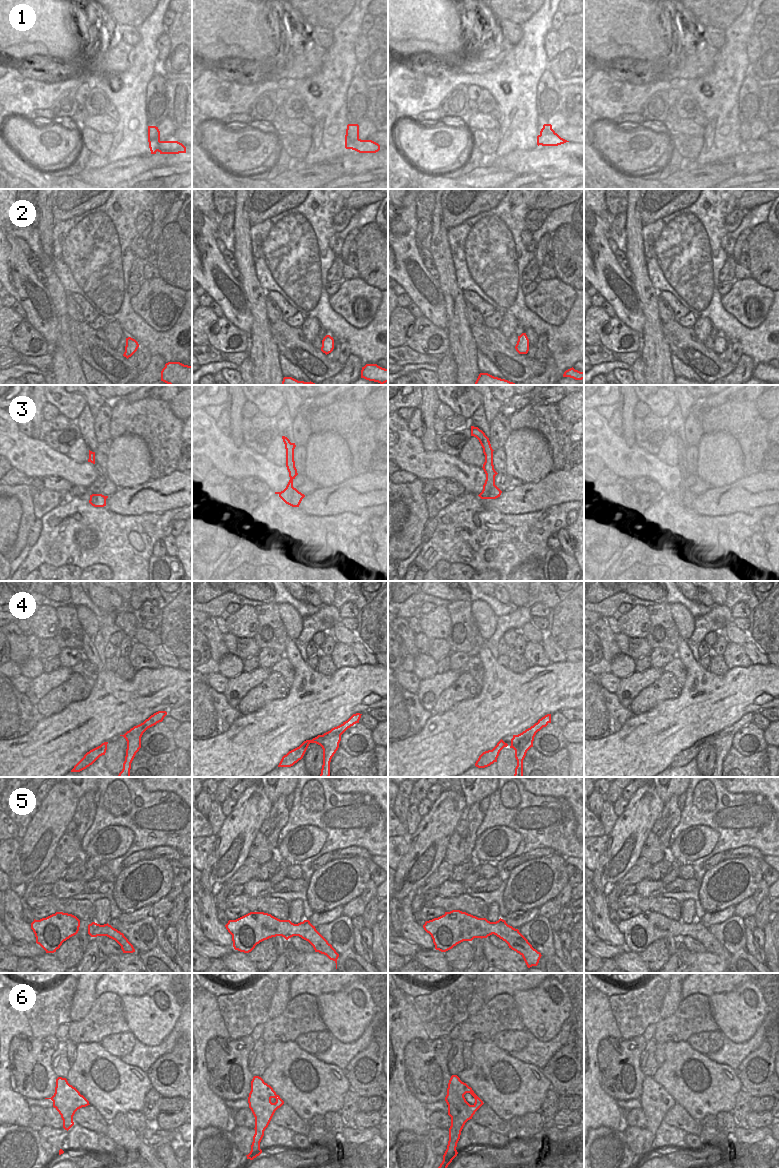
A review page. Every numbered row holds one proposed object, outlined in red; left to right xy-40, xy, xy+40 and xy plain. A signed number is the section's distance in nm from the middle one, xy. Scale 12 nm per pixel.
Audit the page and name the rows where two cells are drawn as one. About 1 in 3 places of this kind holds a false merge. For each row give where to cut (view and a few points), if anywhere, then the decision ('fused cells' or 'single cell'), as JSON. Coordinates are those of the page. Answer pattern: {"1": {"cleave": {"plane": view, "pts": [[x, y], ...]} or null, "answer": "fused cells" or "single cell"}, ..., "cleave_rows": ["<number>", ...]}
{"1": {"cleave": {"plane": "xy", "pts": [[346, 134], [346, 139], [349, 142], [353, 142], [358, 138]]}, "answer": "fused cells"}, "2": {"cleave": null, "answer": "single cell"}, "3": {"cleave": null, "answer": "single cell"}, "4": {"cleave": {"plane": "xy", "pts": [[339, 725], [331, 734], [330, 752], [326, 758], [326, 776]]}, "answer": "fused cells"}, "5": {"cleave": null, "answer": "single cell"}, "6": {"cleave": null, "answer": "single cell"}, "cleave_rows": ["1", "4"]}

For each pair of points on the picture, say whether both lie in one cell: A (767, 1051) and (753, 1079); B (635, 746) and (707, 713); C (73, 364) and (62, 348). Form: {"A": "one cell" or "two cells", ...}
{"A": "one cell", "B": "one cell", "C": "one cell"}

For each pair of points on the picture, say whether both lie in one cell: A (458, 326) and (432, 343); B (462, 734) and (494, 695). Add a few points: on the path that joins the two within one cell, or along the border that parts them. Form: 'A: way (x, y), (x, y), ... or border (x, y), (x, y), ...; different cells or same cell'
A: border (446, 329), (449, 335), (448, 352); different cells
B: way (472, 724), (491, 705); same cell

